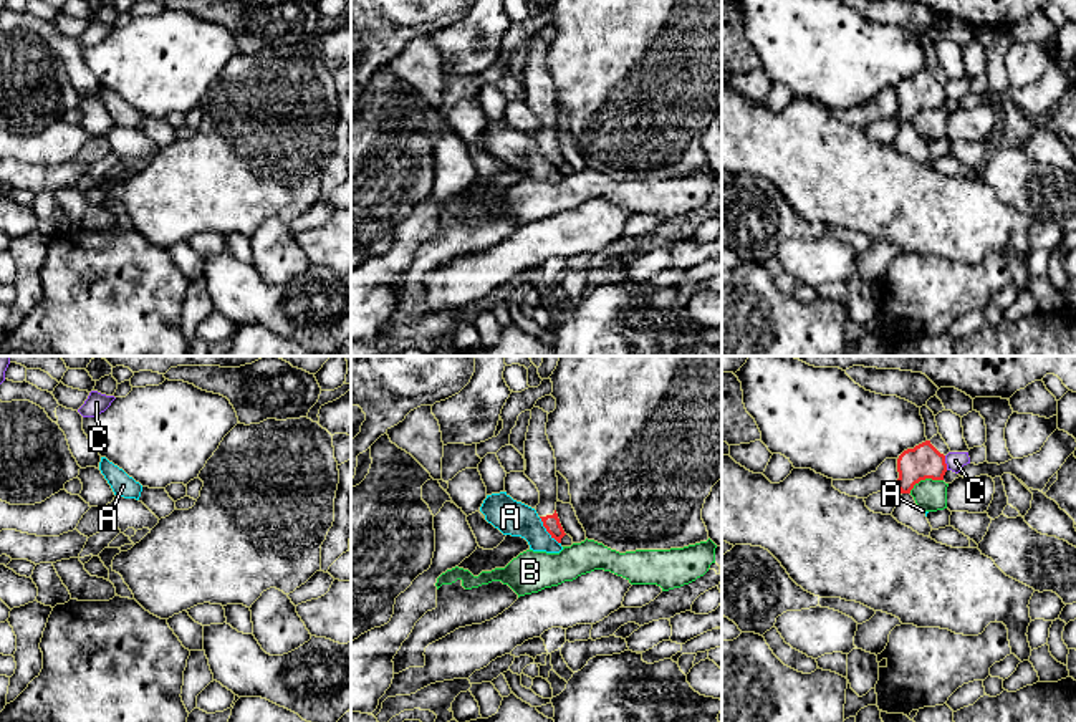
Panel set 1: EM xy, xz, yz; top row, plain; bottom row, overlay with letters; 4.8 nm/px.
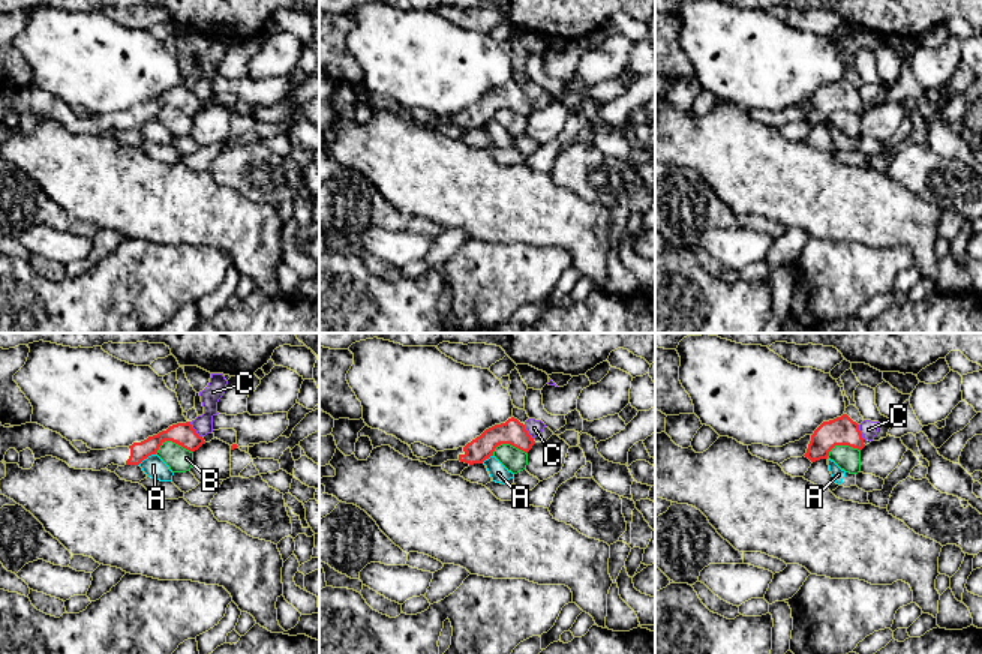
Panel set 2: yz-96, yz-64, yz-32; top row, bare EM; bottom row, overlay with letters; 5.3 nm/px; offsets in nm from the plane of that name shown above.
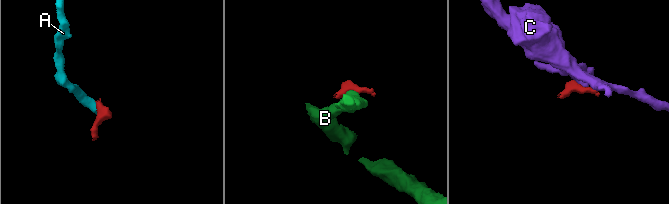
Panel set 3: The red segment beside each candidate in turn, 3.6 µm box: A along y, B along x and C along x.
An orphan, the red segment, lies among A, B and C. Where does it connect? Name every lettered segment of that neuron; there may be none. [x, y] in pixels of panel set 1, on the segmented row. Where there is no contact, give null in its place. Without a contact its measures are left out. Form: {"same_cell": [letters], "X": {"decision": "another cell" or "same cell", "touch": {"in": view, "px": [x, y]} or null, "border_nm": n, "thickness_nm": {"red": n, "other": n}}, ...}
{"same_cell": [], "A": {"decision": "another cell", "touch": {"in": "xz", "px": [547, 530]}, "border_nm": 170, "thickness_nm": {"red": 80, "other": 170}}, "B": {"decision": "another cell", "touch": {"in": "yz", "px": [924, 479]}, "border_nm": 180, "thickness_nm": {"red": 170, "other": 160}}, "C": {"decision": "another cell", "touch": {"in": "yz", "px": [944, 462]}, "border_nm": 70, "thickness_nm": {"red": 170, "other": 90}}}

